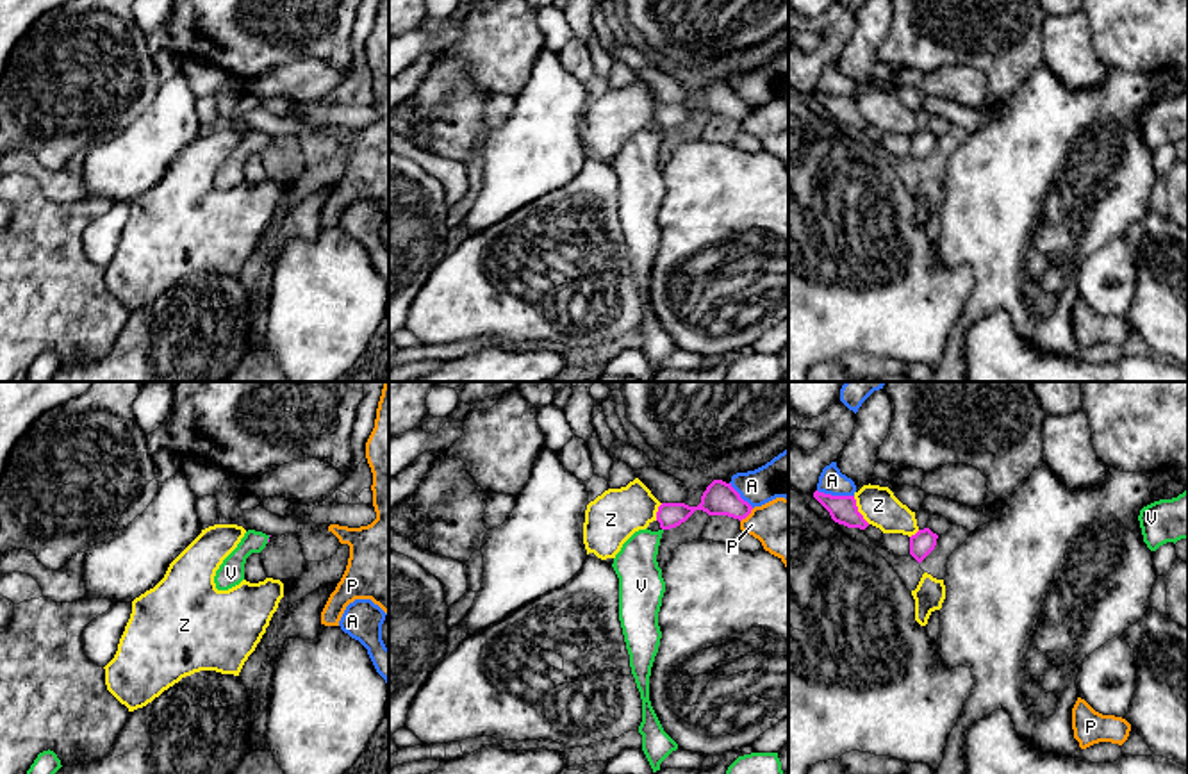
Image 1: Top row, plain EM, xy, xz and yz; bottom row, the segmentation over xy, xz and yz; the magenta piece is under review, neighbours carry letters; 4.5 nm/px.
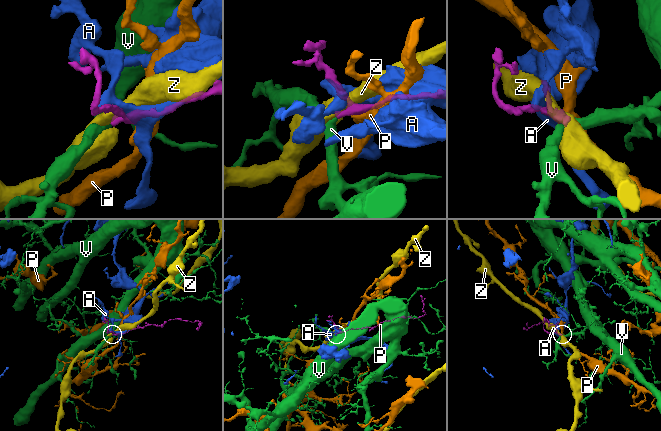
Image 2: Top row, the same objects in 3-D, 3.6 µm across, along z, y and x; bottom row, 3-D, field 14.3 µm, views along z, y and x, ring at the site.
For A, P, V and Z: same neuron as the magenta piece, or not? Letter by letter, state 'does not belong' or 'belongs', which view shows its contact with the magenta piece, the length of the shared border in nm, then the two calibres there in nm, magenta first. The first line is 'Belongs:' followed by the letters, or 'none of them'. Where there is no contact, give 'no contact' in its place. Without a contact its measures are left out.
Belongs: V
A: does not belong | yz | 170 nm | 130/110 nm
P: does not belong | xz | 90 nm | 150/280 nm
V: belongs | xy | 40 nm | 20/120 nm
Z: does not belong | yz | 150 nm | 130/170 nm

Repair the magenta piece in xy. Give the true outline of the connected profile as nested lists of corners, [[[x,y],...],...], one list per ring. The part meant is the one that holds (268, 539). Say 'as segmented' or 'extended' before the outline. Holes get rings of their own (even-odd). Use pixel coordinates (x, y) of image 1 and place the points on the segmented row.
extended | [[[248,530],[237,548],[223,560],[216,571],[214,583],[218,590],[228,590],[244,580],[244,564],[252,553],[260,553],[269,542],[269,535]]]

